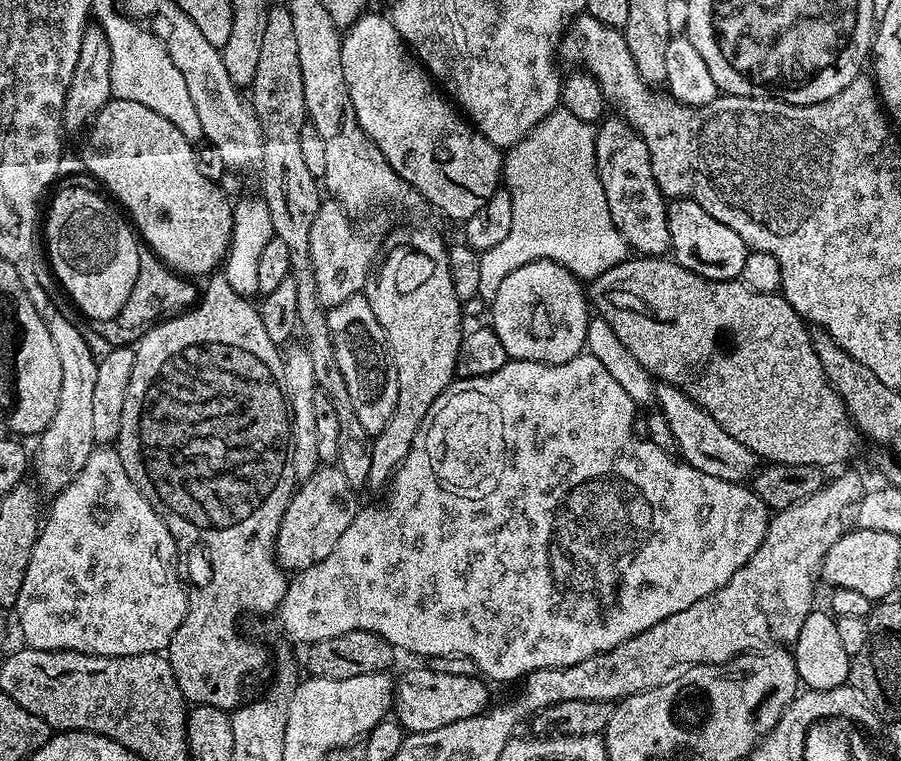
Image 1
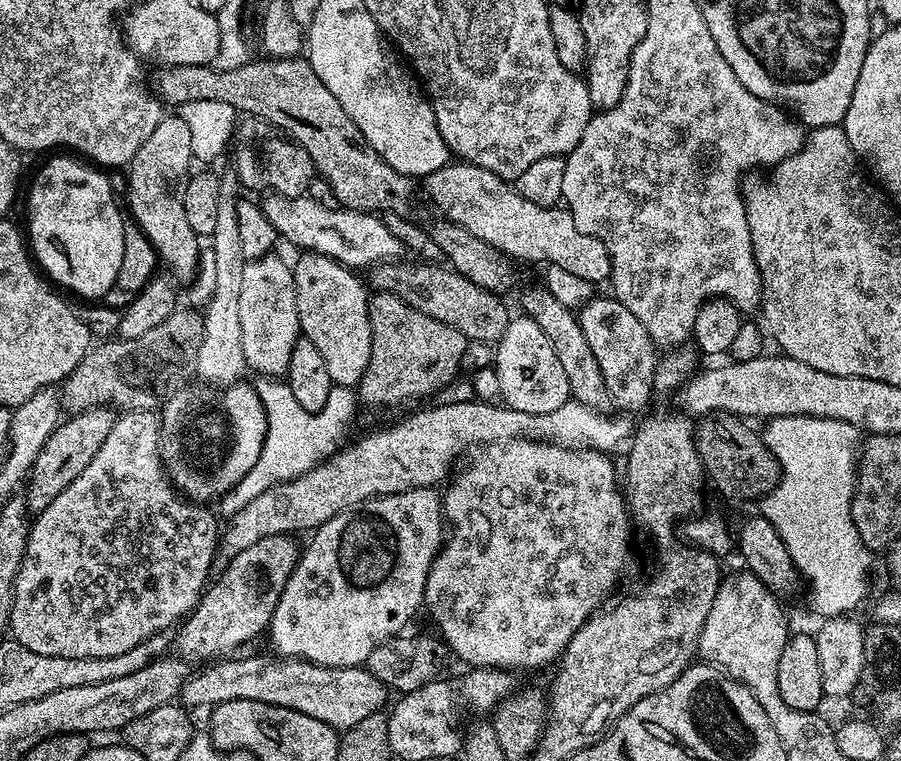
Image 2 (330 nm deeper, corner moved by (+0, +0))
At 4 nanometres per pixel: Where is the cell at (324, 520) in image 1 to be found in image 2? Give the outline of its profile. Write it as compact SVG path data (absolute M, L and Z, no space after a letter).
M288 534L267 536L227 561L228 569L205 587L200 601L180 626L180 633L175 633L175 651L185 661L193 662L199 656L220 658L235 653L232 652L235 648L267 629L274 606L278 606L278 598L300 560L301 549L298 544L296 548L292 540L295 539Z

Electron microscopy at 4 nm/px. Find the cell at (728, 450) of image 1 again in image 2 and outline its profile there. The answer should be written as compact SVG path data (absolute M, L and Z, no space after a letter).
M597 295L595 298L588 300L579 309L578 319L582 334L586 336L586 342L590 342L590 350L594 352L594 358L598 360L598 367L602 370L602 378L606 382L609 401L615 407L616 404L620 407L617 409L633 414L632 412L638 411L639 408L646 407L648 399L654 396L652 379L658 363L658 348L657 345L653 344L650 334L646 334L646 326L642 326L642 322L638 322L638 318L634 318L634 314L630 314L630 310L626 310L626 306L622 306L620 300L613 298L611 295L608 296L599 297Z

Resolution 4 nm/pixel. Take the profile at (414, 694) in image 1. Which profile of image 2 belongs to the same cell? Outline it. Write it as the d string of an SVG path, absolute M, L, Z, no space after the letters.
M244 656L241 660L222 658L211 663L214 665L210 668L204 668L201 672L193 671L180 687L179 703L189 710L208 710L222 702L249 700L256 696L258 702L310 714L310 718L318 718L318 722L326 722L337 730L358 726L362 718L385 707L386 686L378 678L374 678L367 667L331 668L318 666L309 660L268 656Z

